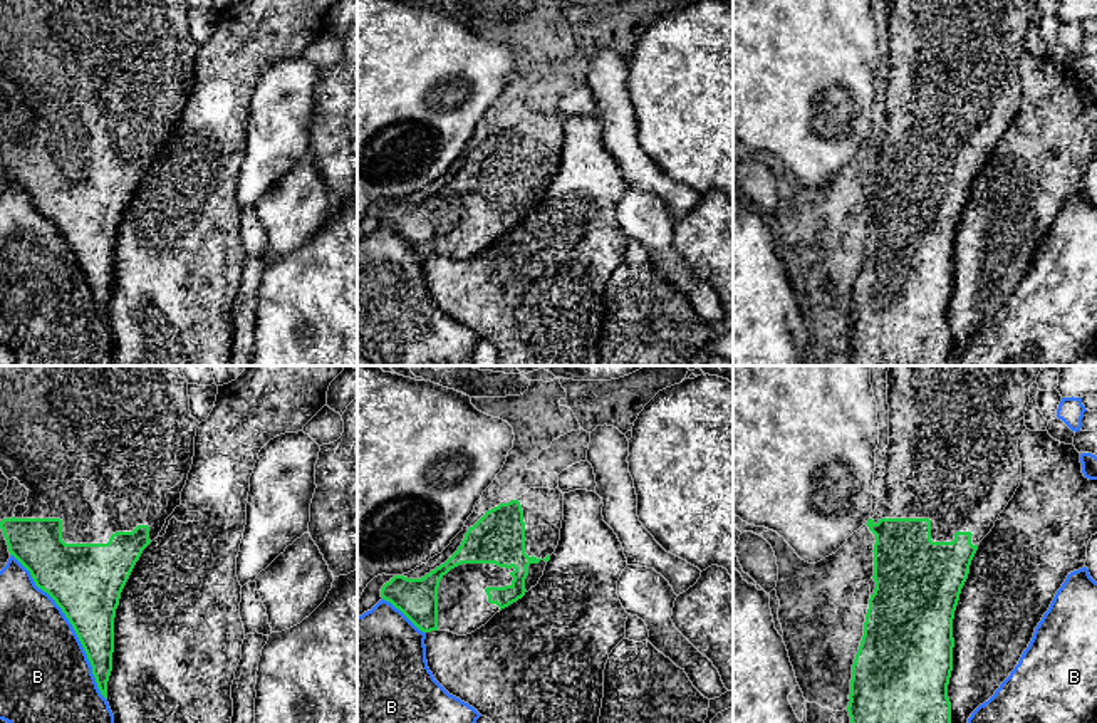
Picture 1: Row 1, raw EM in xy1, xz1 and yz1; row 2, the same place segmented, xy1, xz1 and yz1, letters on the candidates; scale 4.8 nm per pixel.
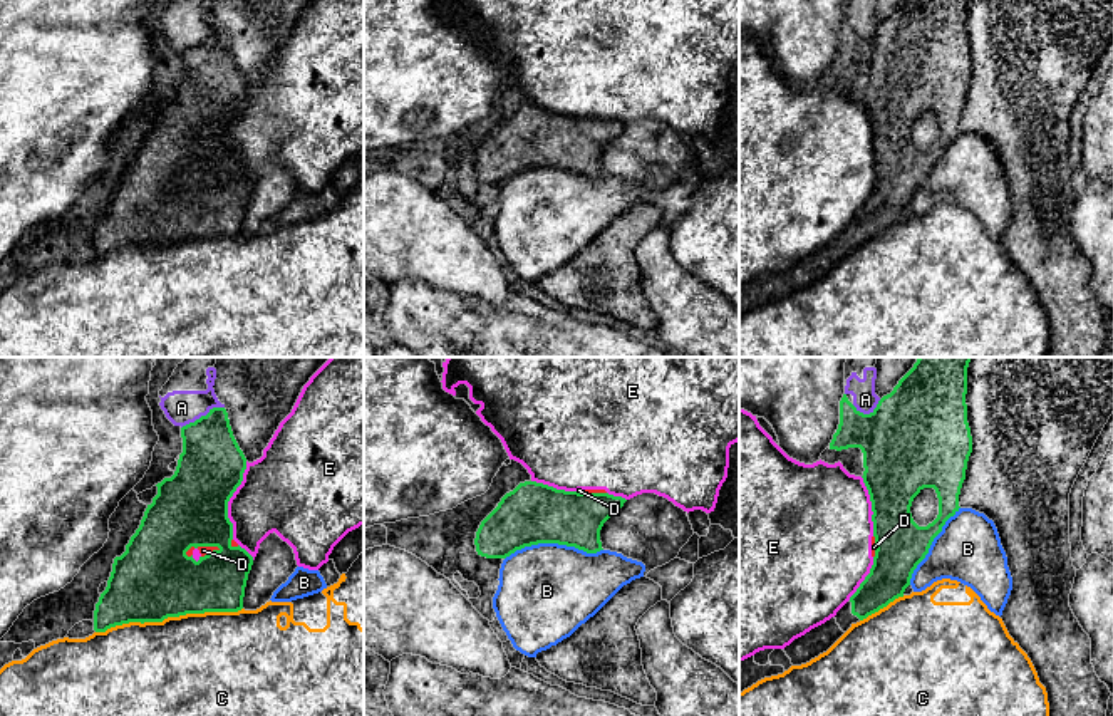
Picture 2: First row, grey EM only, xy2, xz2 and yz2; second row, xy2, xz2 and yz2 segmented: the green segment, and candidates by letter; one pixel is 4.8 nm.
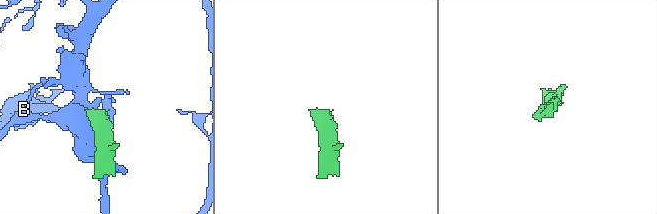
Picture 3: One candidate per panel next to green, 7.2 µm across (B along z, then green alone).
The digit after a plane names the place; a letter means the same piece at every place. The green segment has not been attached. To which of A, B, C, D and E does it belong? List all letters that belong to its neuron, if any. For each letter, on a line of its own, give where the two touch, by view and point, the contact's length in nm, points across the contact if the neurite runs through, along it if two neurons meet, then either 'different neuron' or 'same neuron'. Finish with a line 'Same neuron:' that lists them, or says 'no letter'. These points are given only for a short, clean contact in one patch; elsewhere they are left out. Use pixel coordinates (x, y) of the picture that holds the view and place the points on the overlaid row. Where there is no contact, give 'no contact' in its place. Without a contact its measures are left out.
A: contact xy2 (201, 416); length 240 nm; different neuron
B: contact xy1 (72, 626); length 850 nm; different neuron
C: contact xy2 (168, 616); length 700 nm; different neuron
D: contact xy2 (201, 545); length 180 nm; different neuron
E: contact xy2 (228, 500); length 380 nm; different neuron
Same neuron: no letter

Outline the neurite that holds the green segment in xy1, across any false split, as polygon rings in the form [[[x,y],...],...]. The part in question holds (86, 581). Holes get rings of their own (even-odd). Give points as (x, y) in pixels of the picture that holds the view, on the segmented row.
[[[0,366],[0,468],[29,490],[29,510],[22,518],[3,518],[0,528],[13,555],[32,575],[35,585],[47,592],[72,624],[92,666],[101,694],[107,700],[107,681],[112,671],[114,617],[121,592],[143,550],[158,538],[166,518],[181,505],[181,492],[195,456],[198,421],[190,411],[188,381],[181,366]]]

